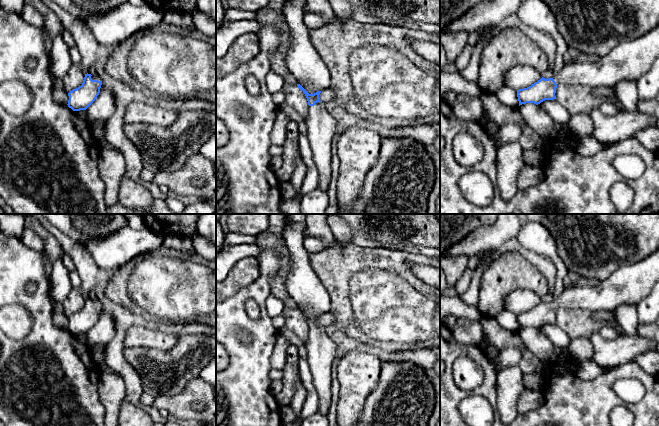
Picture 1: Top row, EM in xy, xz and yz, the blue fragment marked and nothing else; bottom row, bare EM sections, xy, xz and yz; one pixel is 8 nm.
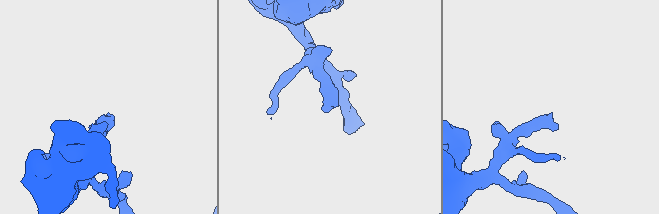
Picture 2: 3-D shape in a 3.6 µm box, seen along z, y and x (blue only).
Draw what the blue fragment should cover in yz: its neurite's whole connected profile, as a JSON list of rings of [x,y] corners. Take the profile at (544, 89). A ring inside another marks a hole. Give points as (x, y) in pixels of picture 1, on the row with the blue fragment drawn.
[[[659,25],[644,36],[619,43],[598,62],[565,64],[552,78],[541,78],[531,86],[517,90],[519,106],[526,103],[540,104],[556,99],[559,84],[574,86],[614,87],[619,81],[638,80],[646,74],[659,57]]]

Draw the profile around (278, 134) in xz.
[[[278,110],[274,126],[270,133],[270,140],[272,144],[277,146],[283,146],[286,140],[286,127],[288,121],[289,120],[287,115],[284,112]]]

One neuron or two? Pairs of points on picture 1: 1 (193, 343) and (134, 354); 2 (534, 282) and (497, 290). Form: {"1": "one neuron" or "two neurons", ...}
{"1": "one neuron", "2": "one neuron"}

